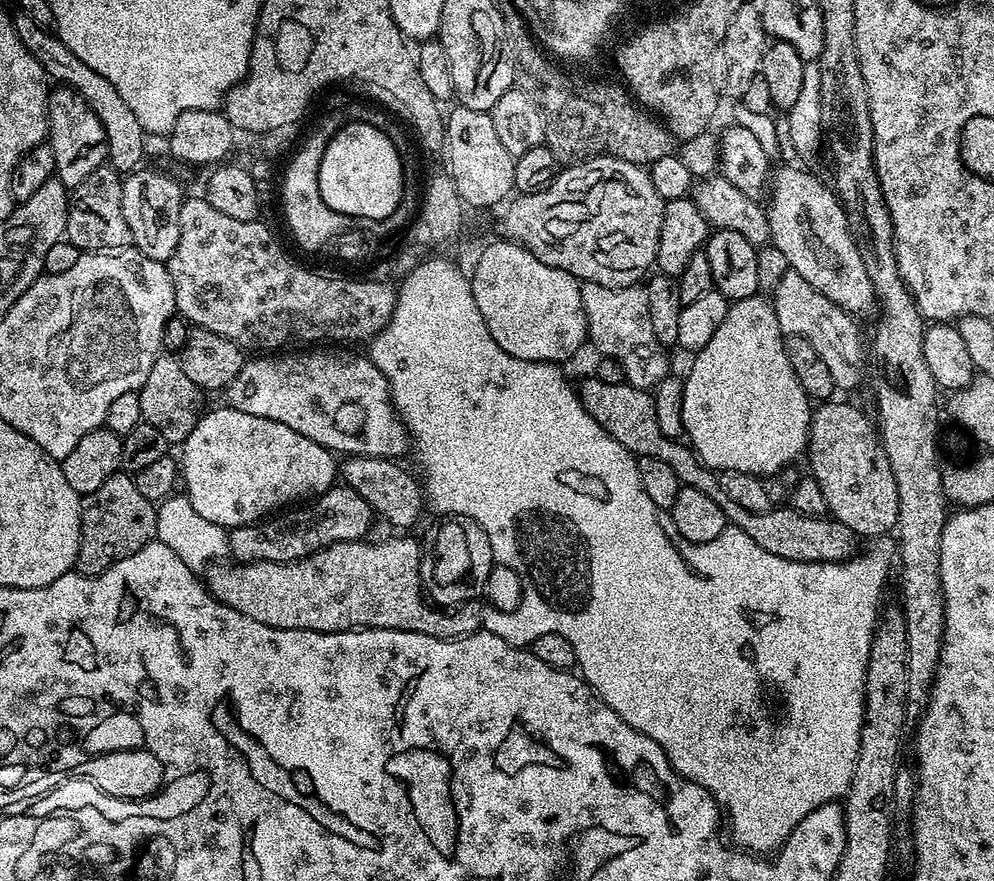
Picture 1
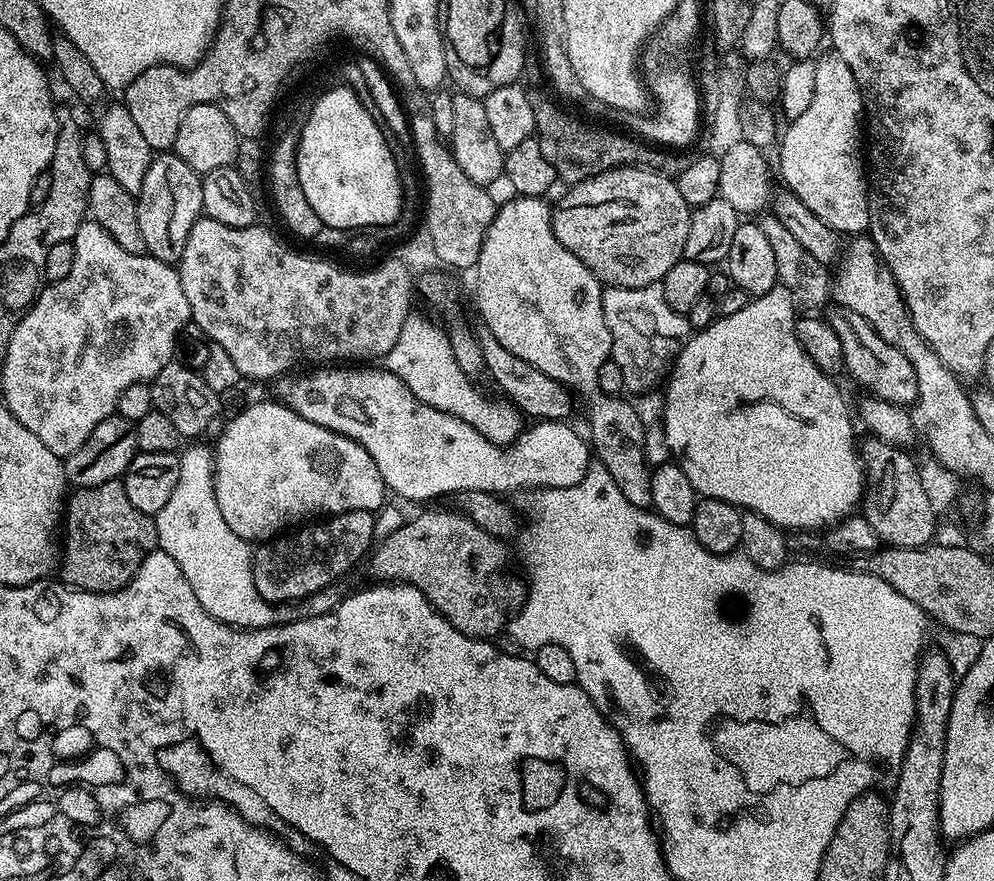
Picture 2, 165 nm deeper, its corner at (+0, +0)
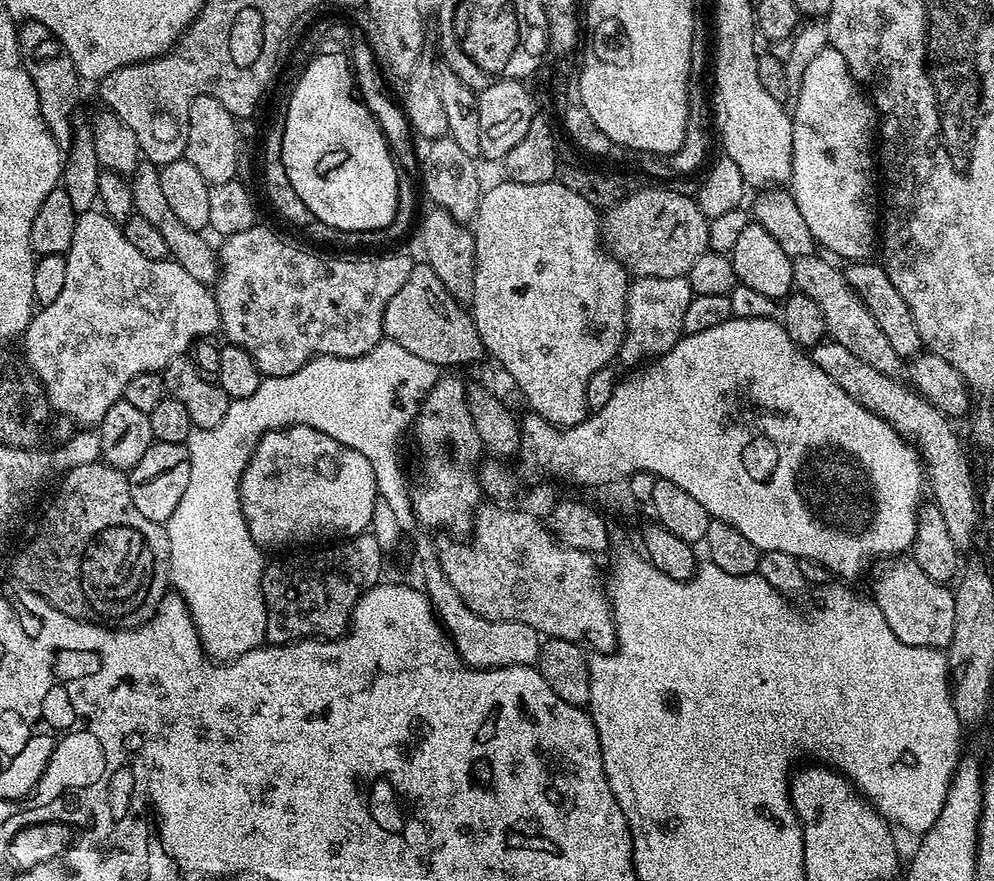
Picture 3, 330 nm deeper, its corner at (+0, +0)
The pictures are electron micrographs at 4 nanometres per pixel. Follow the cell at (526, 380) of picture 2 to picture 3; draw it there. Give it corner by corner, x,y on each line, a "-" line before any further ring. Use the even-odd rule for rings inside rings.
427,262
413,266
402,290
386,302
384,334
387,339
398,342
398,346
410,350
410,354
418,354
418,358
426,358
426,362
437,366
472,364
486,356
471,311
452,297
442,284
442,278
434,274

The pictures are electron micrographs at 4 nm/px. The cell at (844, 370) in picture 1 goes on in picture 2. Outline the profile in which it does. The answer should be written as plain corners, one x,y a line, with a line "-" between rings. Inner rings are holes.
837,307
836,312
827,313
826,319
838,334
838,342
842,342
842,358
844,372
852,375
865,389
878,400
885,400
891,404
901,406
915,405
918,395
918,378
914,374
914,366
902,350
898,350
890,342
886,342
871,326
858,314
850,310

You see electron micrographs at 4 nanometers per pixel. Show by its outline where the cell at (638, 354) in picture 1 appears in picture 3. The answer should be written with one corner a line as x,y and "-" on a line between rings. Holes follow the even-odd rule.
642,276
633,279
628,285
628,305
626,306
626,326
624,341
618,353
619,363
640,366
664,356
680,340
684,327
682,318
686,306
690,306
694,293
683,276
658,278

